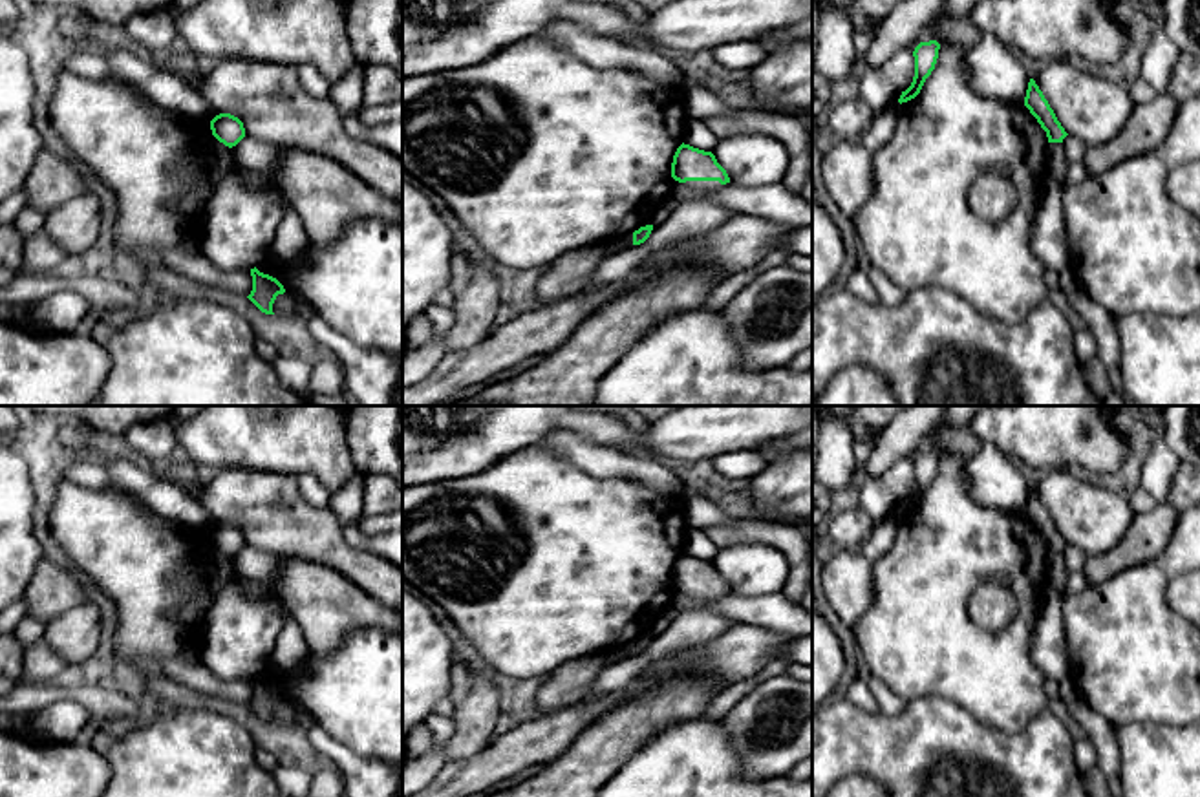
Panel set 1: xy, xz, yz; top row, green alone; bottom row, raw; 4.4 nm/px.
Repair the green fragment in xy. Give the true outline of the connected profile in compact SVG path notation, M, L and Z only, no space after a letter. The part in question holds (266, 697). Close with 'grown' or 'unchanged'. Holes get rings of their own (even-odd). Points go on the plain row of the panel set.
M256 676L251 678L251 685L252 685L252 700L251 700L251 704L247 707L262 722L274 724L273 722L273 713L274 713L278 704L285 702L284 695L276 687L260 682Z; unchanged

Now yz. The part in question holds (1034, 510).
M1034 488L1028 492L1024 515L1030 523L1037 528L1041 537L1046 541L1048 552L1063 552L1068 545L1061 532L1057 530L1054 519L1050 517L1048 510L1045 508L1043 501L1035 494Z; unchanged

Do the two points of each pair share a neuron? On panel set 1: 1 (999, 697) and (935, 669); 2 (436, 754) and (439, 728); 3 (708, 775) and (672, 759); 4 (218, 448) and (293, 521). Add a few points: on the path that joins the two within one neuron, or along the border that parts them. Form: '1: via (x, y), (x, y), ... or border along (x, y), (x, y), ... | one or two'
1: via (983, 680), (972, 669), (952, 669) | one
2: via (438, 748), (439, 733) | one
3: via (699, 774), (681, 768) | one
4: border along (220, 468), (255, 468), (280, 474) | two

